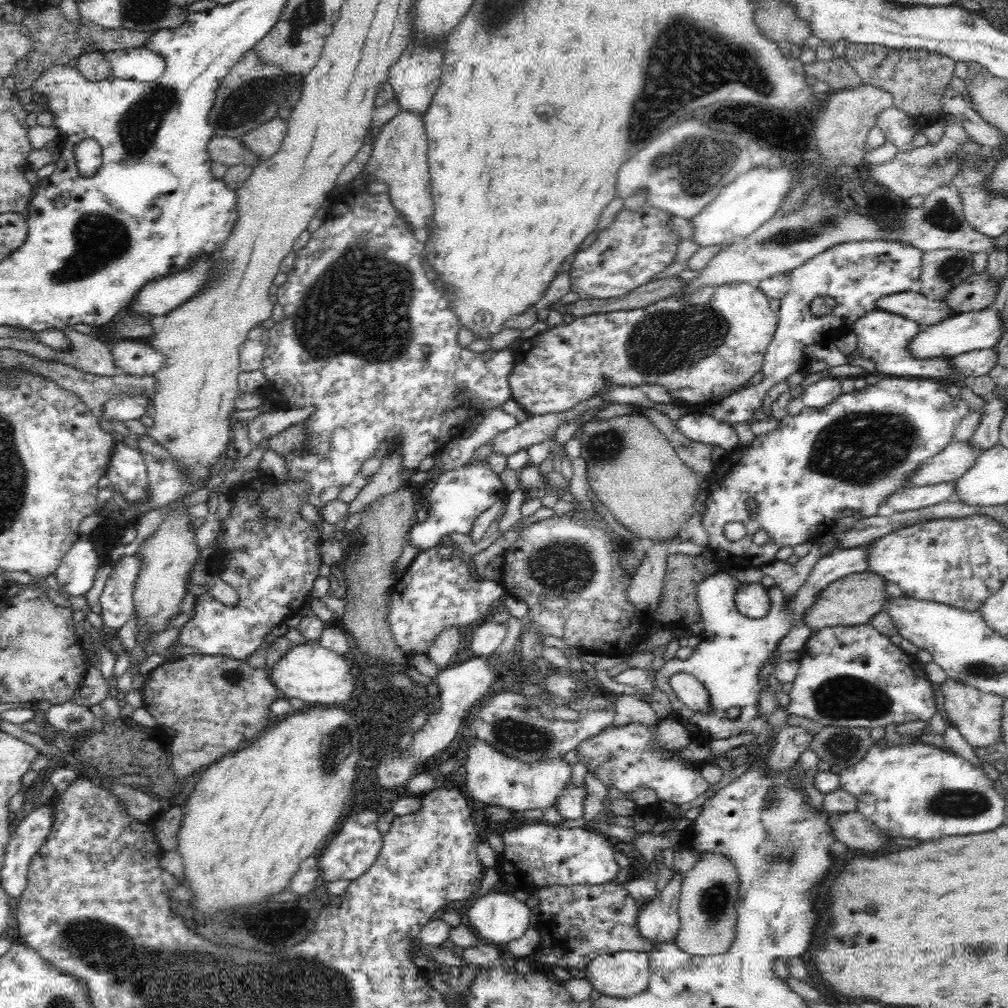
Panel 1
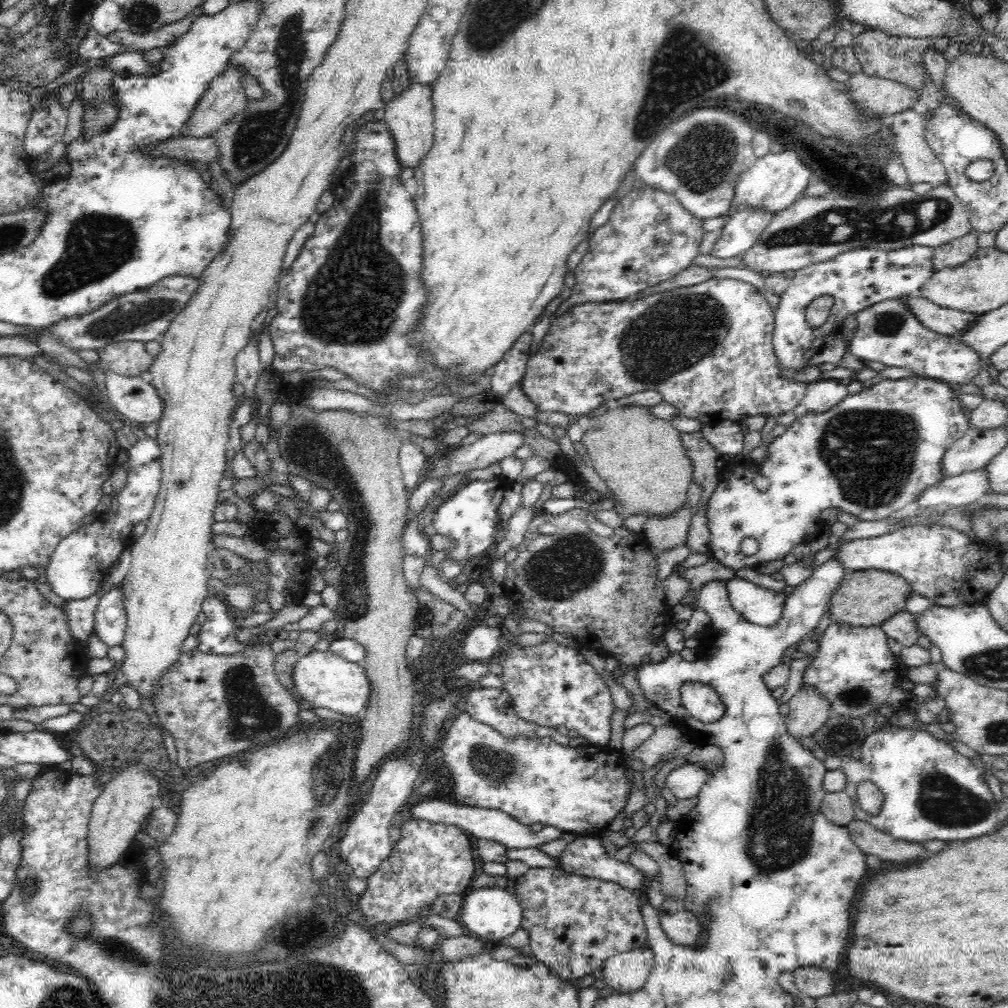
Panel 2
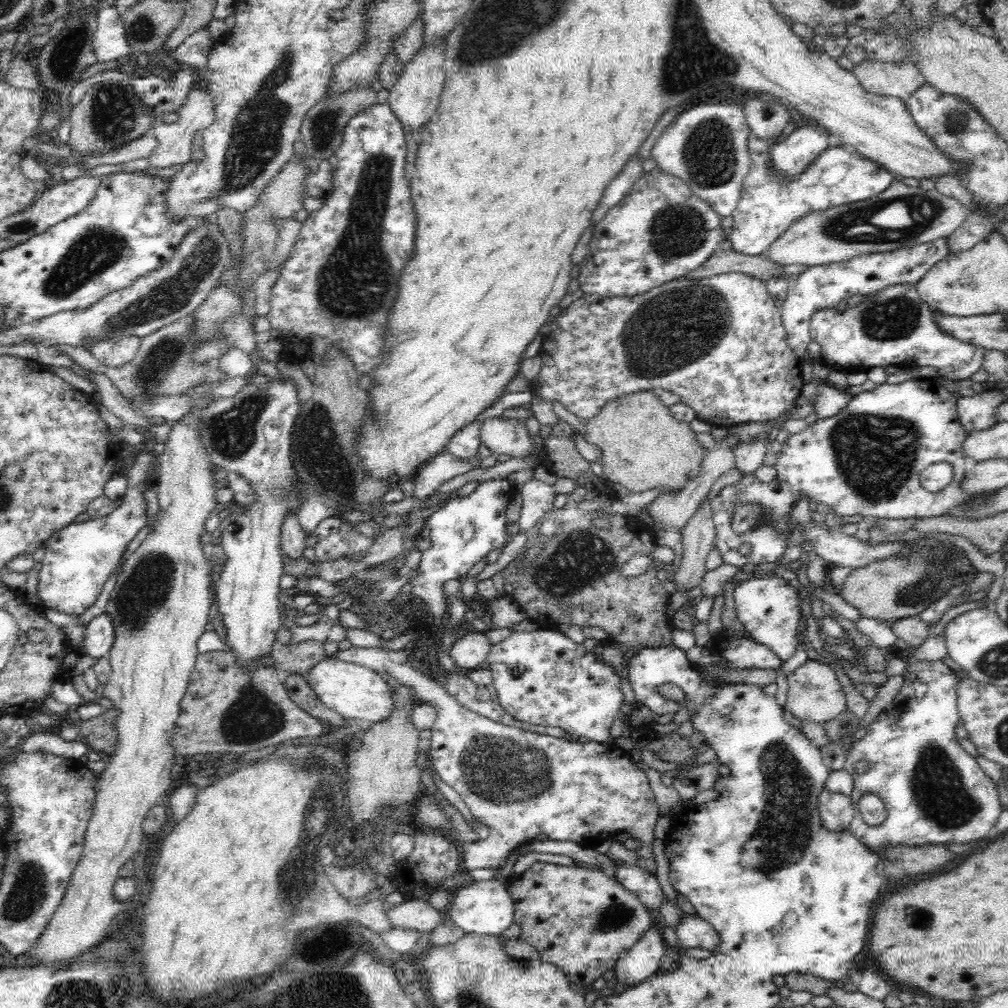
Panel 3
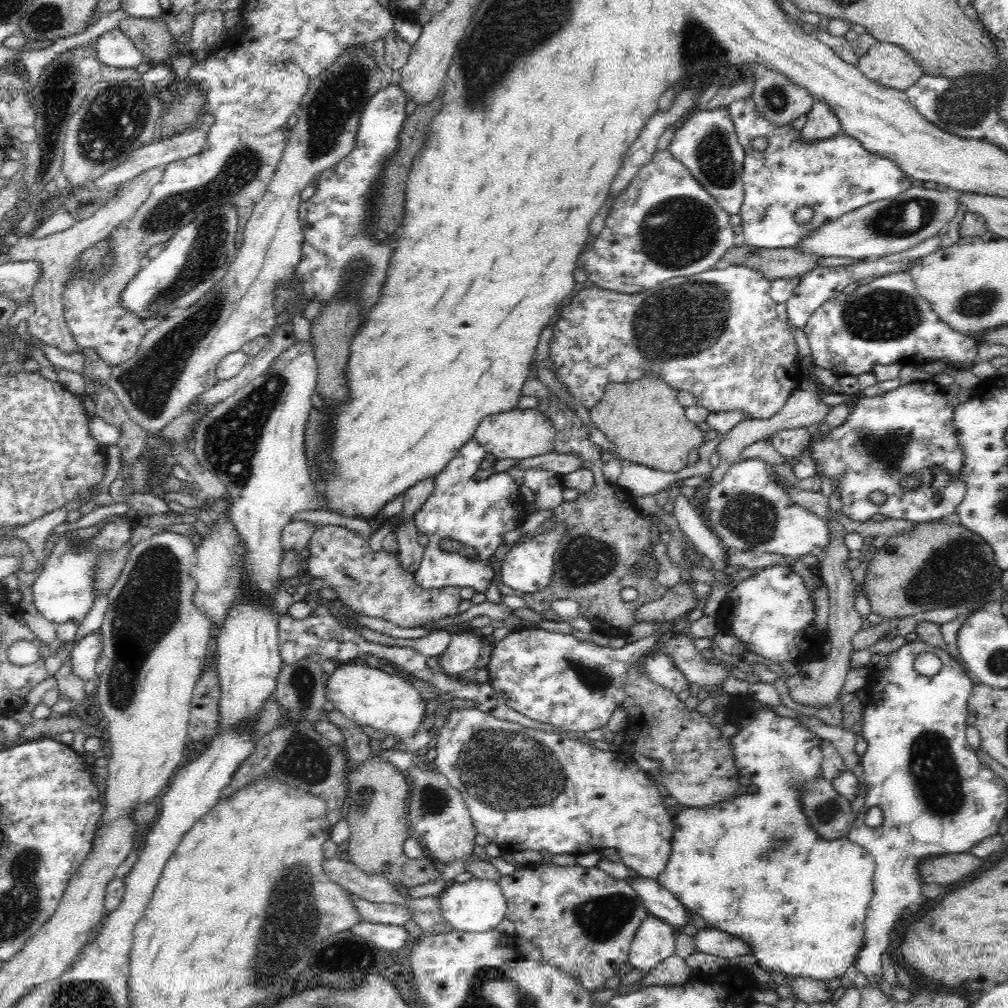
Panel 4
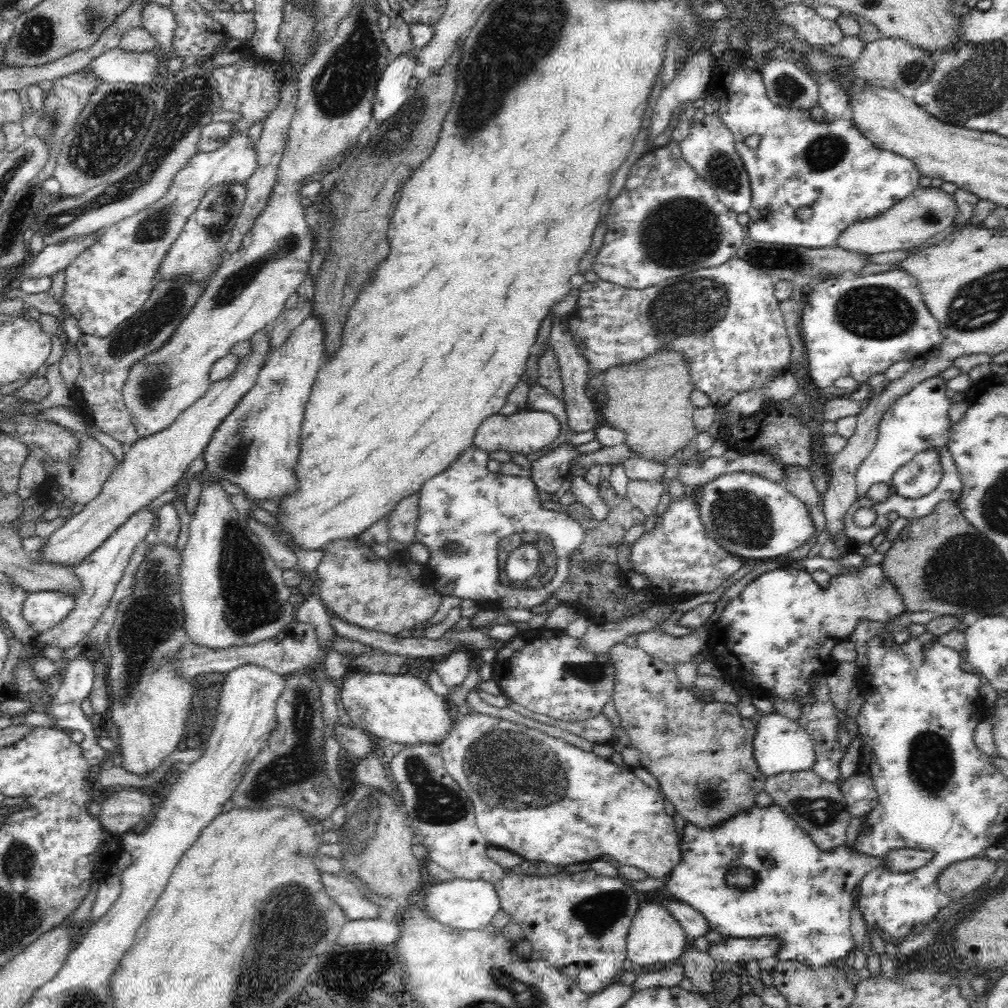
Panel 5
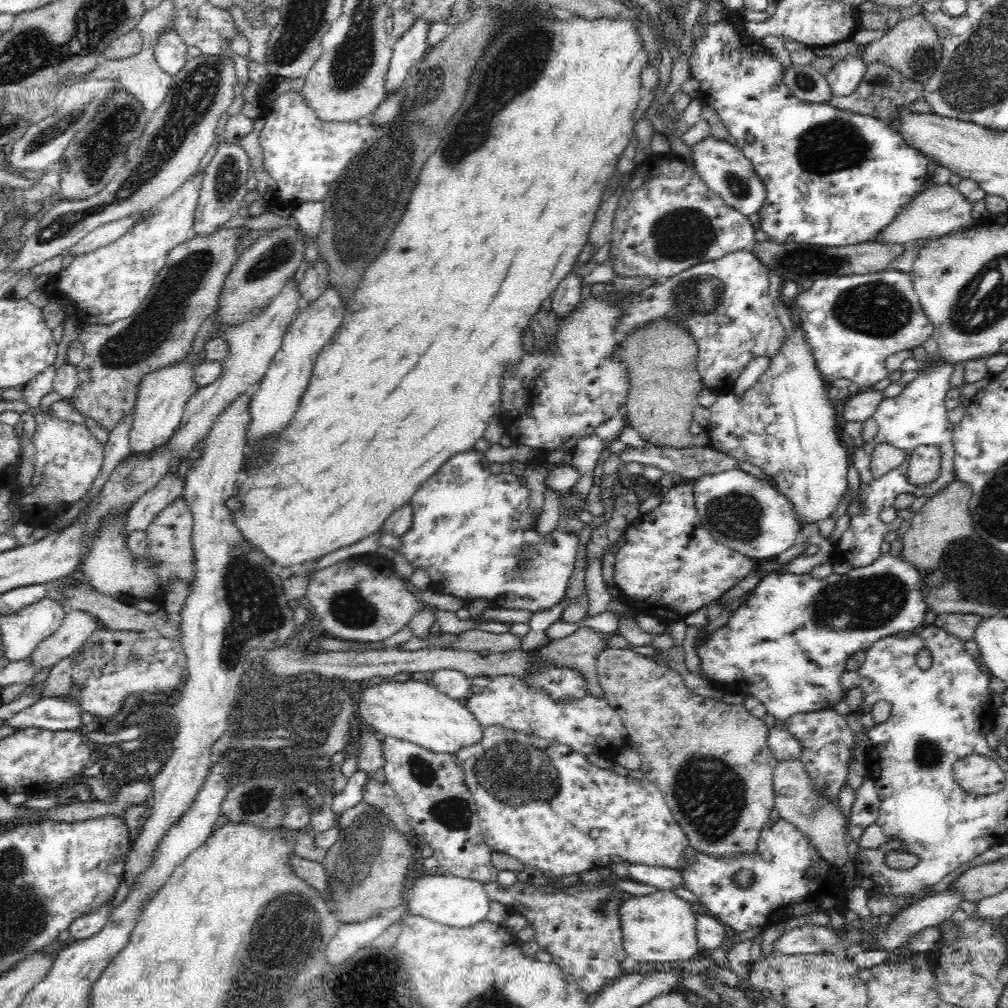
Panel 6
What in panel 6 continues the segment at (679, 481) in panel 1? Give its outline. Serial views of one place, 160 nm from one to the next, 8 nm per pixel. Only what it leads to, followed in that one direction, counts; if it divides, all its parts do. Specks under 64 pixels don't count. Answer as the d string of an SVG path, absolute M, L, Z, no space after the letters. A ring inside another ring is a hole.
M660 319L640 327L618 346L618 360L627 367L628 397L625 399L626 425L638 431L651 446L686 448L700 438L692 438L690 427L700 392L704 389L697 372L697 350L686 329Z

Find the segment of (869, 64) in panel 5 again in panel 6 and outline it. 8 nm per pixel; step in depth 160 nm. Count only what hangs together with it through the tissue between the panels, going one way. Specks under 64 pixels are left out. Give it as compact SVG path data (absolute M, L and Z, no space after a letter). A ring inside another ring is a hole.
M916 14L896 24L892 30L882 35L877 41L862 46L858 57L866 66L875 62L882 63L896 69L904 78L924 84L938 67L940 52L942 49L940 49L938 35L934 28L923 16Z

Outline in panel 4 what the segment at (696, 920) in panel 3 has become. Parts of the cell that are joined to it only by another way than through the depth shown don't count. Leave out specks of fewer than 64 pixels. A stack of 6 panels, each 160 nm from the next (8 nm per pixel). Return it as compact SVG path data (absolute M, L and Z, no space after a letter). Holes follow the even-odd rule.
M710 926L696 930L696 933L692 935L692 941L696 950L704 954L714 954L720 958L749 954L748 945L744 941Z

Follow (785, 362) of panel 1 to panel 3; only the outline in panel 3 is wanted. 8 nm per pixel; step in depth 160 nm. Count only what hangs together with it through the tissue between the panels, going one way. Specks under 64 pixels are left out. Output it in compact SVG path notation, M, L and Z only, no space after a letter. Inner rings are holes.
M943 238L903 248L904 250L894 250L894 252L858 254L842 262L806 267L798 274L795 282L788 287L786 298L780 309L786 342L792 349L792 353L803 360L810 350L814 350L810 323L811 316L816 310L836 309L839 302L851 296L870 297L889 286L915 285L932 266L944 260L948 254L946 240Z

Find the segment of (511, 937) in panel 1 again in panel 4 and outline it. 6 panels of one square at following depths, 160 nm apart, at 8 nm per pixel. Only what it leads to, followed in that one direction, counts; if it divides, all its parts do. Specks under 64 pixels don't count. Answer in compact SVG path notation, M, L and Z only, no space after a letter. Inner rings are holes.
M472 879L468 882L452 882L438 894L441 914L454 930L462 932L488 932L507 918L507 901L499 883L488 879Z

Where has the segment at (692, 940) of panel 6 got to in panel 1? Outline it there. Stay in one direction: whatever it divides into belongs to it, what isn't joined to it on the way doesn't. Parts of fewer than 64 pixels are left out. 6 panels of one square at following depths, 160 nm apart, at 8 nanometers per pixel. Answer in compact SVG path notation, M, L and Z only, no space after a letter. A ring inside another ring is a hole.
M622 950L596 956L584 966L584 978L590 981L594 990L604 996L629 999L648 988L650 971L648 955L645 952Z

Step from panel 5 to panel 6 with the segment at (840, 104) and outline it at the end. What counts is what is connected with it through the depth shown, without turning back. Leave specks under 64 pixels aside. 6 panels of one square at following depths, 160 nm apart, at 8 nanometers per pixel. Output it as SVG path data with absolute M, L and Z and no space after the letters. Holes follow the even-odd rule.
M848 57L834 63L830 72L825 76L828 89L834 97L847 97L852 94L862 80L867 66L860 61L860 57Z

